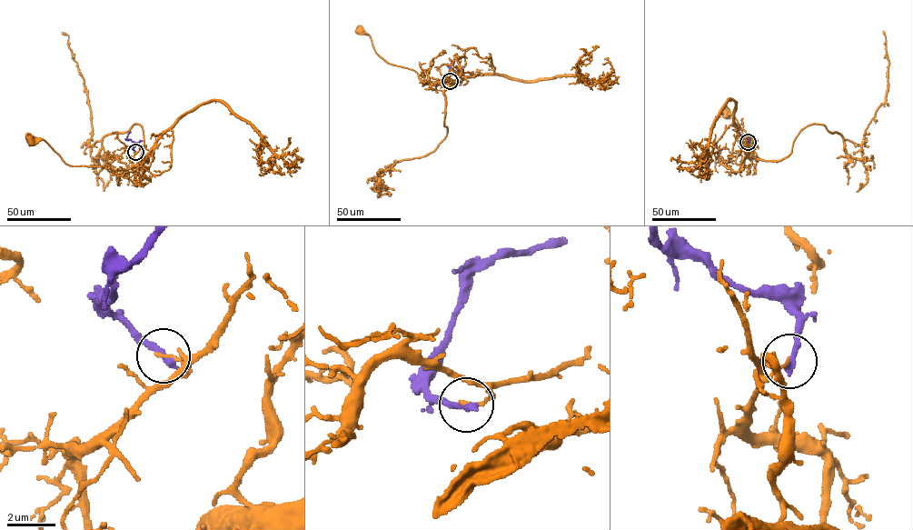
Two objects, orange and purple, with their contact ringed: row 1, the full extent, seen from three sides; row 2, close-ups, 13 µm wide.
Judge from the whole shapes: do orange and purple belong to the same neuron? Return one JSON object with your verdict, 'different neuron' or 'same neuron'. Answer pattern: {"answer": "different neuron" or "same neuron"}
{"answer": "different neuron"}

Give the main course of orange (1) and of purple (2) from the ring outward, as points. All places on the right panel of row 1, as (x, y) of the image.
1: (748, 142), (747, 155), (779, 161), (791, 153), (800, 131), (815, 124), (861, 144), (888, 86), (883, 31)
2: (748, 142), (740, 135), (734, 120)

